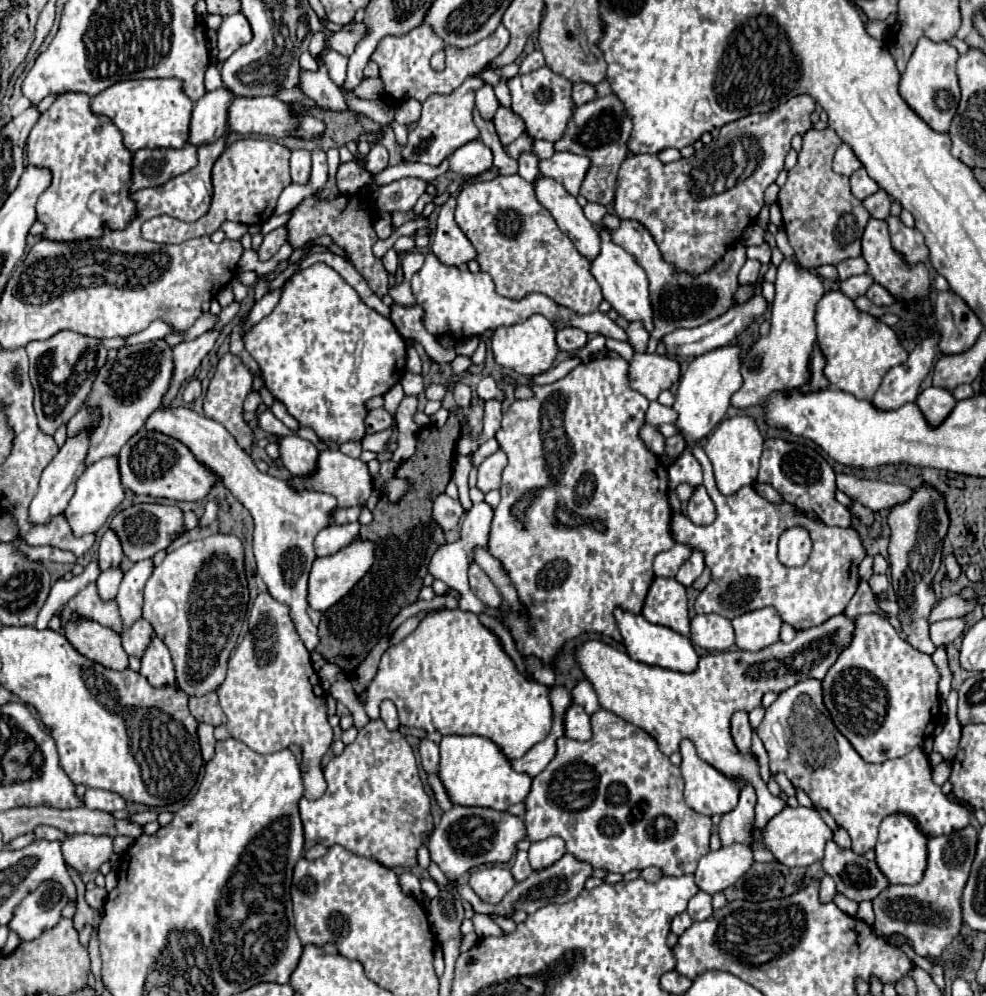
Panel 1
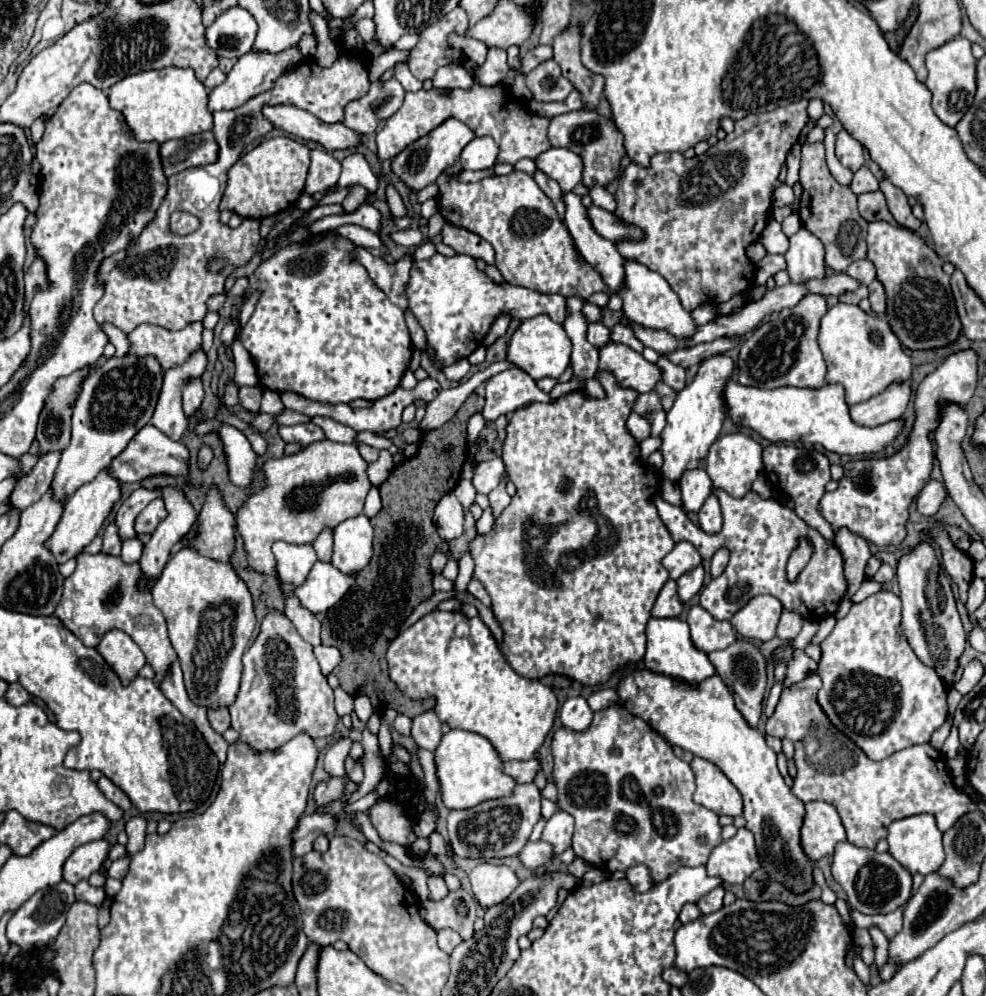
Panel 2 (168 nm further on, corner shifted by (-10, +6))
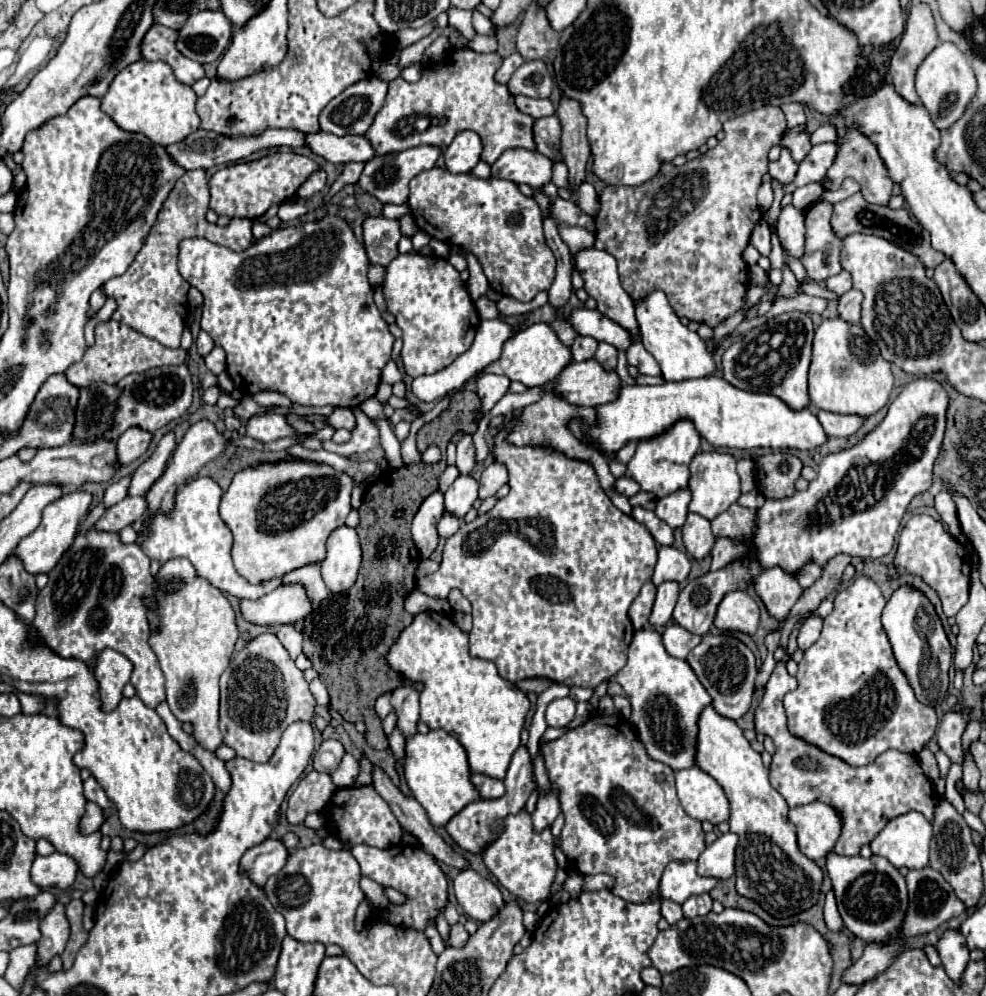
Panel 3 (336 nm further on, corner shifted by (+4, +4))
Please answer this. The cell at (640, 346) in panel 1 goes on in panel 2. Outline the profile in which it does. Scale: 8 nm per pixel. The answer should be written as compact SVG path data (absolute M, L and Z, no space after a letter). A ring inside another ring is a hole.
M617 324L613 330L611 330L611 342L613 344L627 344L631 350L635 352L643 352L643 344L635 338L633 330L629 326L623 326L623 324Z

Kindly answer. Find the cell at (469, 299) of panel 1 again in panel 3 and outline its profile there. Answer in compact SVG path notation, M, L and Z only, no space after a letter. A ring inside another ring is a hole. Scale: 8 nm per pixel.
M417 252L399 254L387 266L383 296L387 310L403 330L401 358L409 376L435 374L471 346L479 326L479 314L459 272L445 258L421 256Z

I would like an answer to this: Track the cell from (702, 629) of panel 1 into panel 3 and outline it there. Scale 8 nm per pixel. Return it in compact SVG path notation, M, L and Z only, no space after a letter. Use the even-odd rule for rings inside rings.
M669 624L665 630L663 630L663 646L665 650L675 656L675 658L687 658L687 654L697 646L701 644L703 636L699 634L693 634L689 630L685 630L683 626L679 624Z

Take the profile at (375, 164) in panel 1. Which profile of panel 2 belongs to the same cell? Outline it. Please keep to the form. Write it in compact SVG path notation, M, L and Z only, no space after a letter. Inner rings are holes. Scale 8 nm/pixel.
M475 82L469 90L463 90L463 88L423 90L421 88L417 92L407 92L403 106L385 122L383 130L377 132L379 160L395 158L403 148L413 144L423 134L435 130L439 124L443 124L443 120L449 120L449 118L461 120L477 136L493 136L493 140L499 146L497 162L515 164L521 158L535 160L541 152L551 148L551 142L547 138L547 128L549 128L549 122L551 122L549 118L535 116L523 100L515 98L501 84L481 86L481 84Z

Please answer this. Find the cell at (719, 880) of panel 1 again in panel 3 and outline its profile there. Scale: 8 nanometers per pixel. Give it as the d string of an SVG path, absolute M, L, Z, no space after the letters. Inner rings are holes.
M721 834L711 846L707 846L697 860L697 874L727 880L735 874L735 848L737 834Z

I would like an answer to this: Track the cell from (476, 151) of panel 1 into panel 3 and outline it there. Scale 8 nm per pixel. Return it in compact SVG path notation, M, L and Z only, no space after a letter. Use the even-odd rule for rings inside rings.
M461 132L443 152L447 170L451 174L467 174L475 168L481 156L481 138L473 132Z

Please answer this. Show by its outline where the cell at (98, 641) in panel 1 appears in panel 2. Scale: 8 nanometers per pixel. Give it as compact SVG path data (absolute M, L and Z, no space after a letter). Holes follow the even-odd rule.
M121 630L107 632L101 638L97 650L103 656L103 660L113 668L113 672L119 676L121 684L129 684L139 674L139 670L145 666L143 652Z

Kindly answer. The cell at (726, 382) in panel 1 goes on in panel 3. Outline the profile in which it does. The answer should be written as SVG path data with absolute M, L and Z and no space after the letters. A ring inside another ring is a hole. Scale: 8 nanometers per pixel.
M681 418L665 432L653 436L653 438L641 440L637 444L637 452L631 458L631 462L627 464L627 476L637 480L641 490L653 492L657 498L663 498L663 496L687 486L689 462L699 452L699 446L701 446L701 436L699 436L695 424L687 418Z

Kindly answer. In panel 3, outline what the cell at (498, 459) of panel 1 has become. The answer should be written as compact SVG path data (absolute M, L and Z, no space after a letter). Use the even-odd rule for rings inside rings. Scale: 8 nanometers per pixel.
M471 474L459 476L445 492L445 508L455 516L463 518L477 500L477 492L479 492L479 482Z

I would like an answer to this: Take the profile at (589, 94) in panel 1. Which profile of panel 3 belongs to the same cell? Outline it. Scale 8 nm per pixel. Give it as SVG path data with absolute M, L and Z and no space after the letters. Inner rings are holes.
M515 96L515 104L517 104L517 108L519 108L523 114L533 116L535 120L537 120L537 118L543 118L543 116L551 116L551 114L555 114L555 106L551 104L549 98Z

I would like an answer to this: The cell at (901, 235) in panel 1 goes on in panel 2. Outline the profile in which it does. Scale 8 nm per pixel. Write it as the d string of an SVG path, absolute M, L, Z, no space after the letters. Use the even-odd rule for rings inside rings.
M887 176L881 180L879 186L881 186L881 192L883 192L885 200L887 200L887 206L889 206L891 214L893 214L893 218L895 218L901 226L905 226L905 228L909 228L909 230L919 230L921 220L917 220L917 218L911 214L911 206L909 206L909 202L907 202L905 192L903 192L901 188L895 188L895 186L887 180Z

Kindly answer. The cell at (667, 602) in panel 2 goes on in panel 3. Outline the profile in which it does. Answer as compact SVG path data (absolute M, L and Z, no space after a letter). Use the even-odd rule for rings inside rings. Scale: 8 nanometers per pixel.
M647 582L647 584L641 588L641 592L639 592L637 598L635 598L633 604L631 604L628 614L635 631L648 625L649 614L651 614L653 600L655 600L655 592L657 592L657 588L653 586L653 582Z

